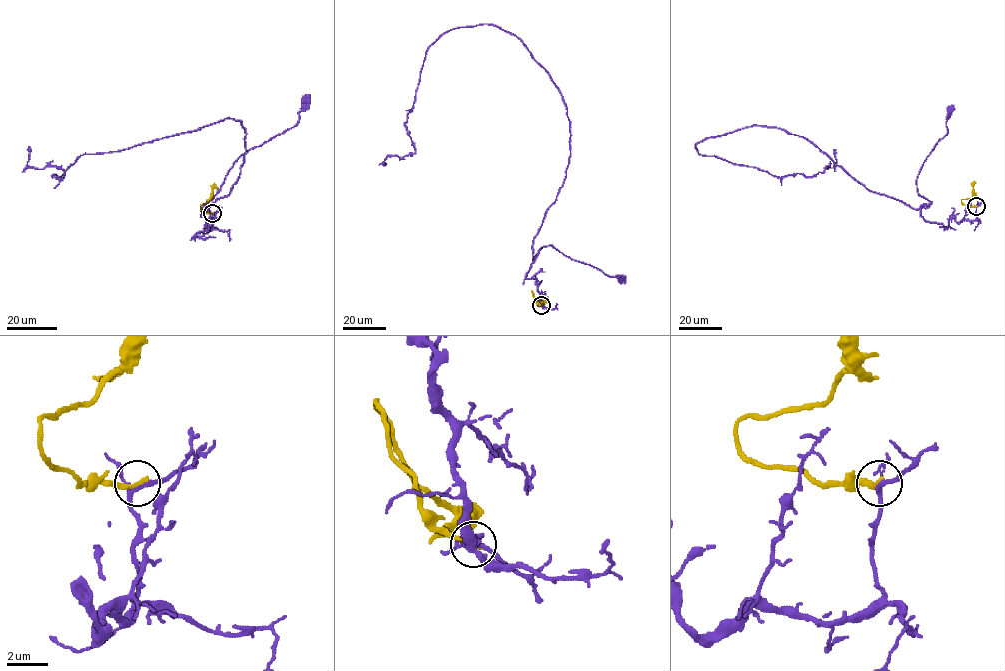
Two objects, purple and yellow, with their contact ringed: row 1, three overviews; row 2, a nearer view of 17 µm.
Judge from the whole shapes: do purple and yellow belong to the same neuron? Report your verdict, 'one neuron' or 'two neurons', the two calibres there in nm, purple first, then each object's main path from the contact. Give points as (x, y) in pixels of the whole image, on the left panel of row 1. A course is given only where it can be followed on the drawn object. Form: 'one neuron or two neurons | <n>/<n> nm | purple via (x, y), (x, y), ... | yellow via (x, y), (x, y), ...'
two neurons | 200/280 nm | purple via (212, 213), (211, 230), (206, 223), (194, 237), (207, 229), (202, 208), (236, 160), (293, 127), (306, 100) | yellow via (212, 213), (205, 213), (200, 205), (207, 201), (216, 184)

